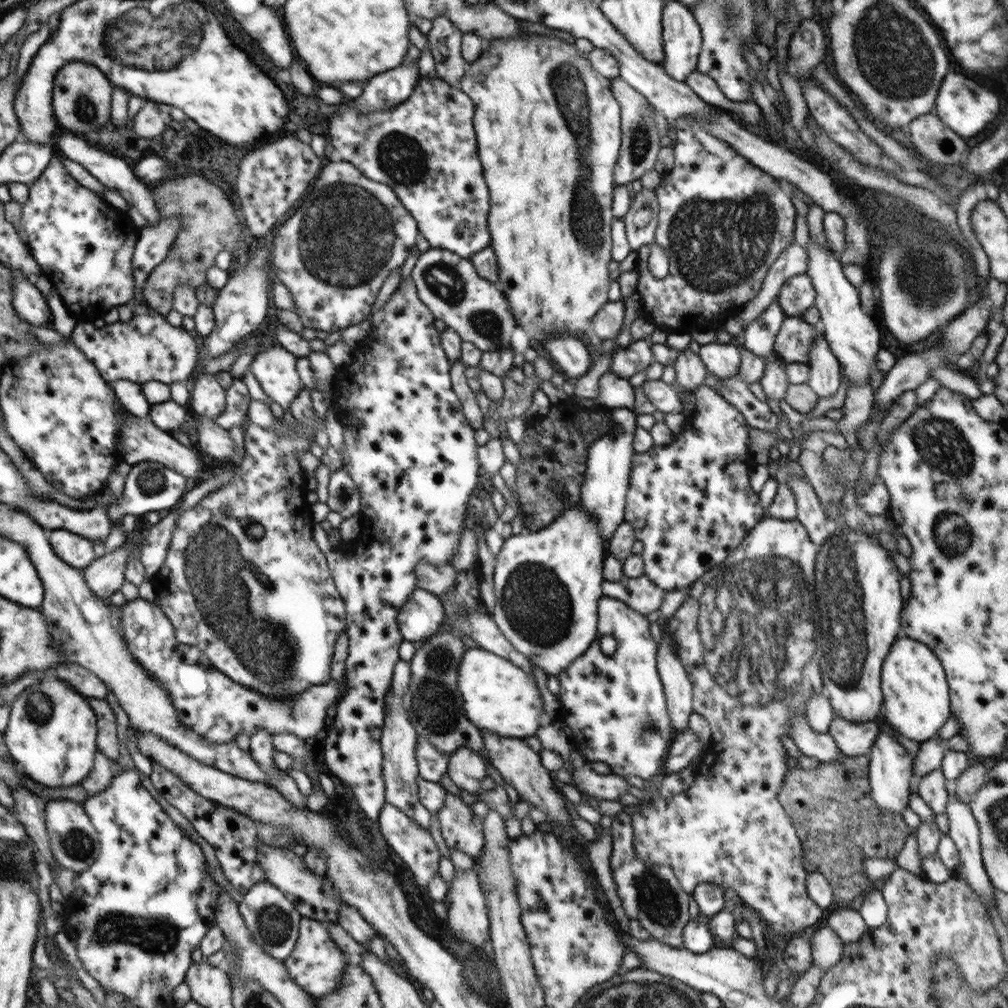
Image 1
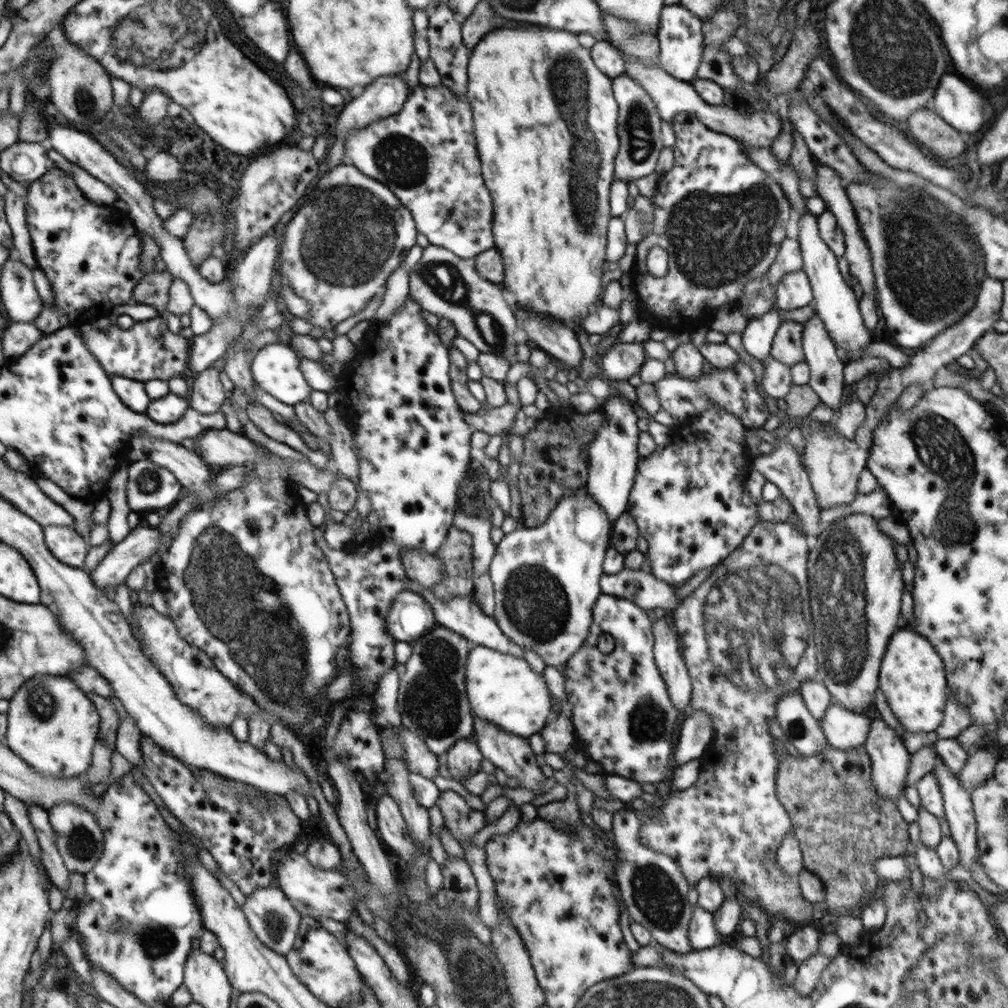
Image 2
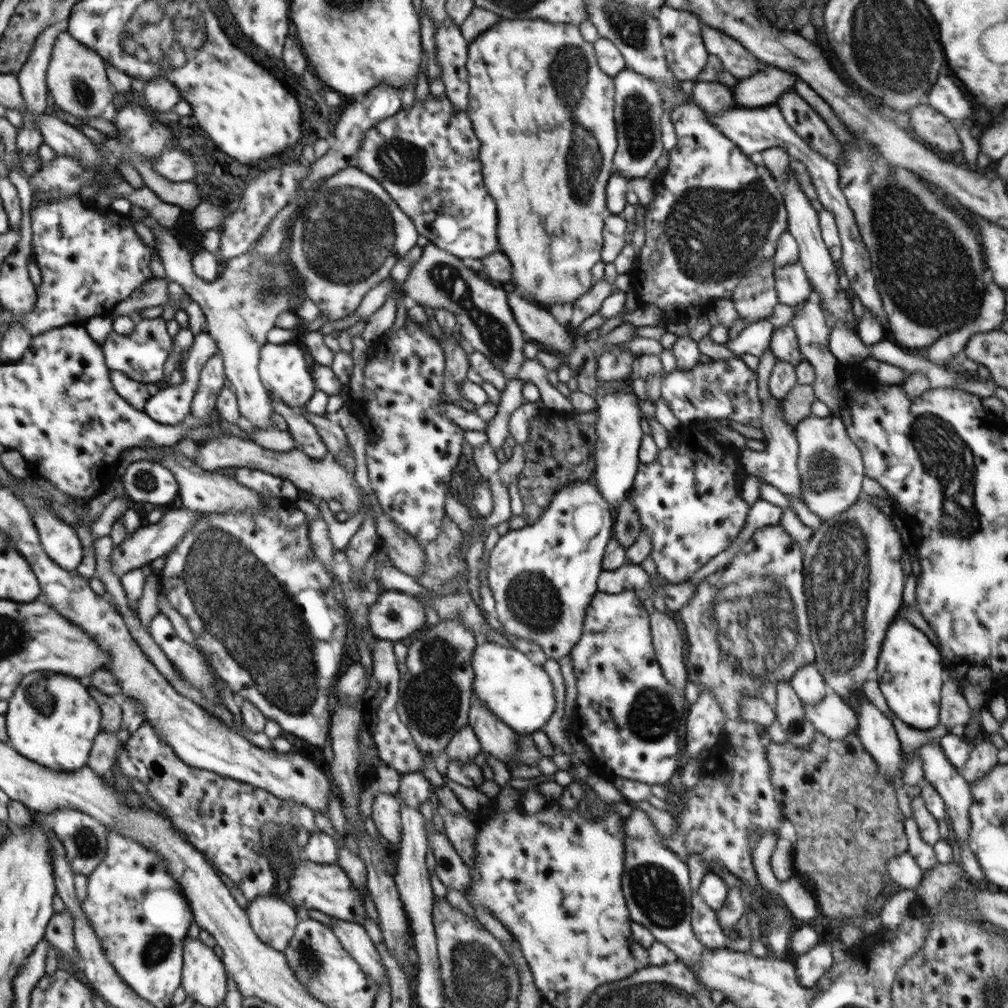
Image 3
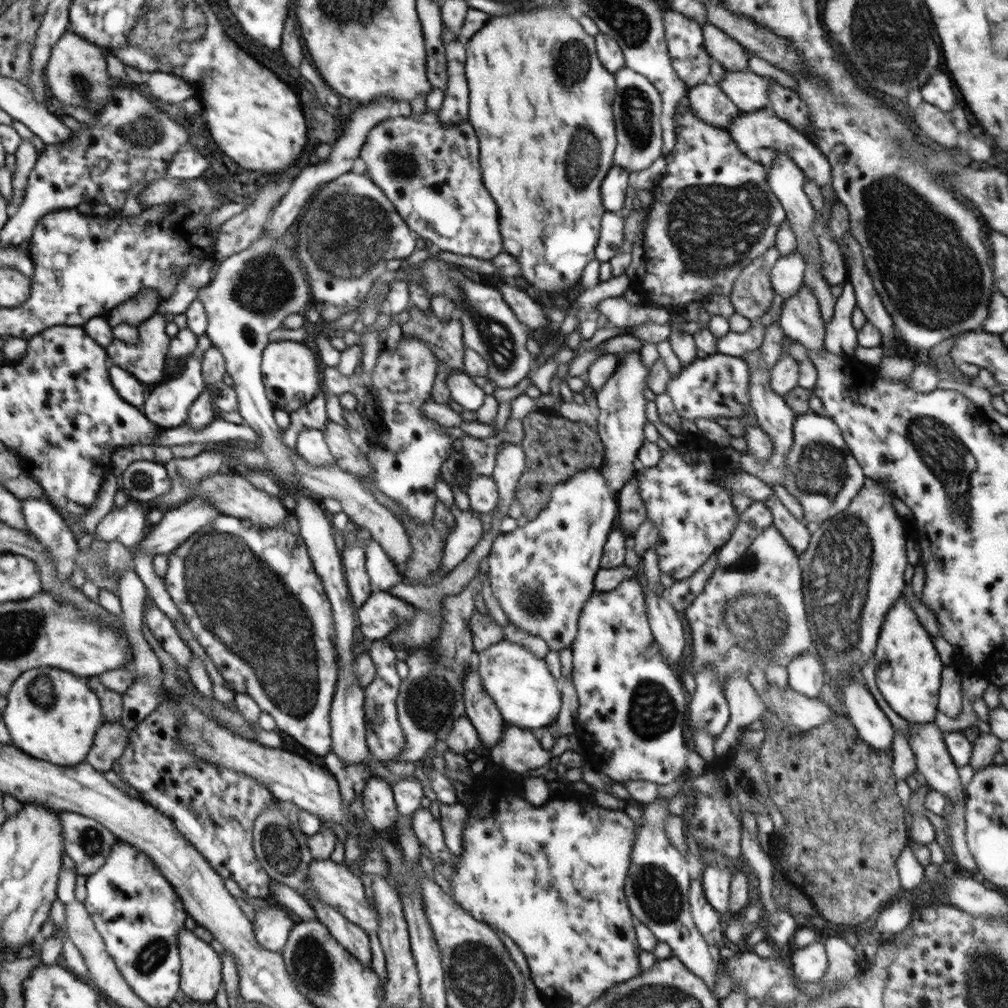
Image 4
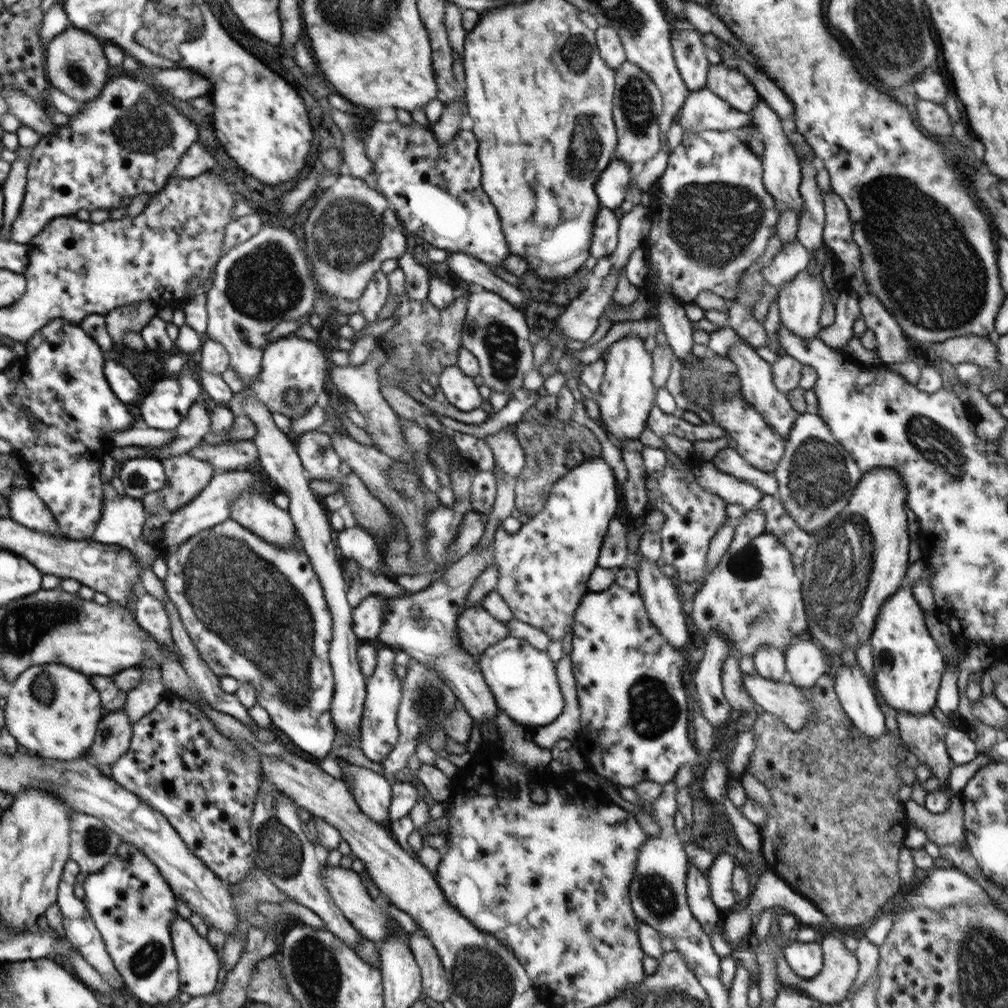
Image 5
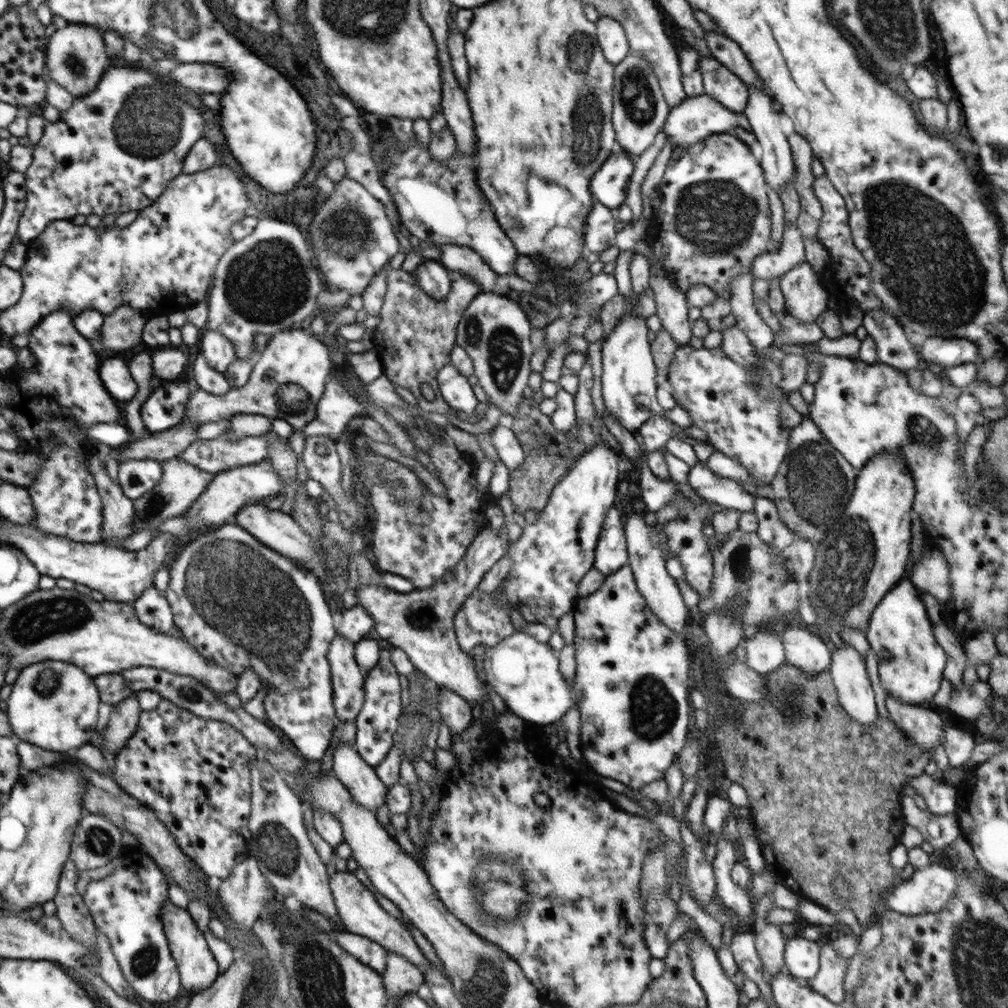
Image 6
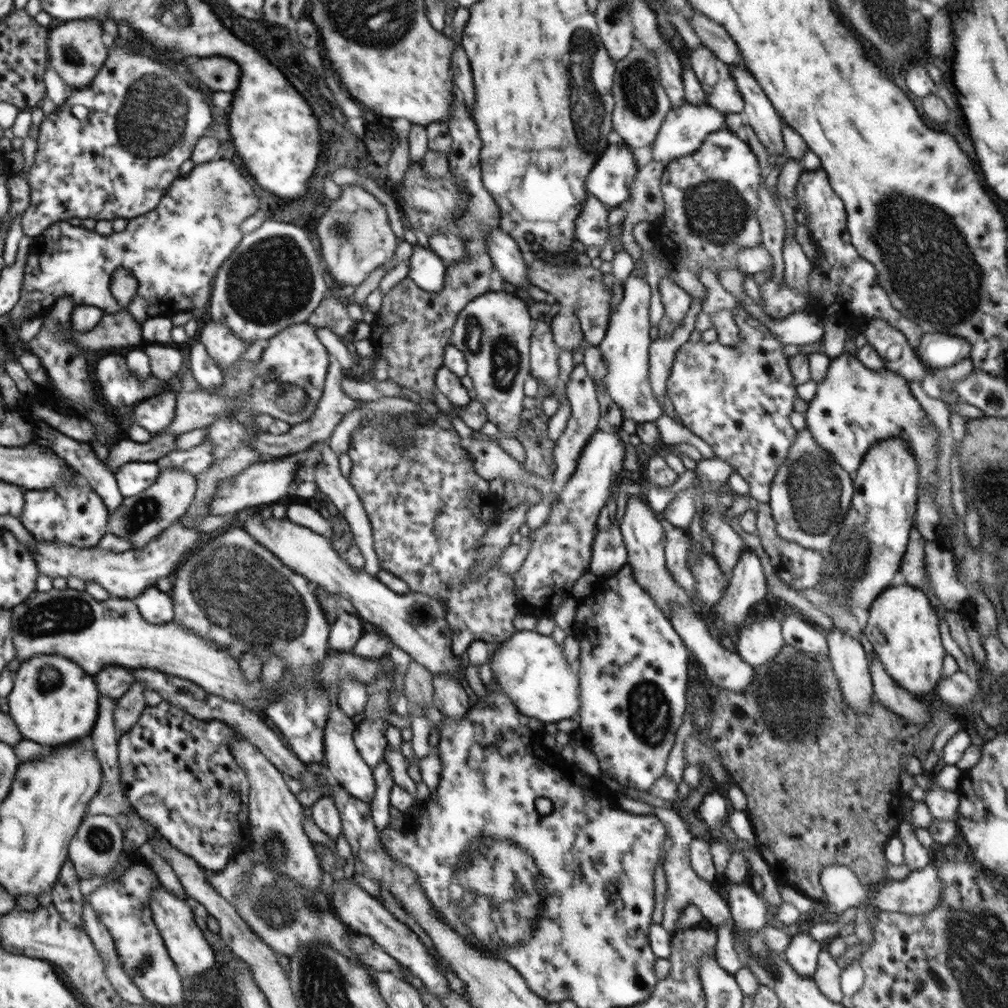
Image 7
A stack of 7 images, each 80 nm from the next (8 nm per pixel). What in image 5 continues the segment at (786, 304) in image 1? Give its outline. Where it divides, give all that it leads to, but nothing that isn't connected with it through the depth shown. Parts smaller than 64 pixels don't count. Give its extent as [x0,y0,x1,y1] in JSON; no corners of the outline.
[762,238,808,287]

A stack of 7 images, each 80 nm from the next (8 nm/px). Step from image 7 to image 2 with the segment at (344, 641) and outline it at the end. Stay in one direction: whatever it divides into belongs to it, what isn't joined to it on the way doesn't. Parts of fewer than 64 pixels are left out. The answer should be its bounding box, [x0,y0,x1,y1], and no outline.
[385,590,438,642]

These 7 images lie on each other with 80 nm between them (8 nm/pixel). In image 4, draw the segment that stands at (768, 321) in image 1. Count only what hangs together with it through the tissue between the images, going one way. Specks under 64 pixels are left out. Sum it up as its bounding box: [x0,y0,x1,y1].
[716,323,766,358]

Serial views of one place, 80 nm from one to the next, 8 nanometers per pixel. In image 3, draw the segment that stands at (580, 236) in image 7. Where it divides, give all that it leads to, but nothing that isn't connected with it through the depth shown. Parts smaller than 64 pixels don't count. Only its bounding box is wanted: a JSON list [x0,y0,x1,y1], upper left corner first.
[601,214,630,263]

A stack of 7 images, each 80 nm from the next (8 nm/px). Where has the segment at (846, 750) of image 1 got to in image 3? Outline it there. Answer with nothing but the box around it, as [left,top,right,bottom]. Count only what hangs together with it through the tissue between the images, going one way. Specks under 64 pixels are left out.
[803,691,859,742]

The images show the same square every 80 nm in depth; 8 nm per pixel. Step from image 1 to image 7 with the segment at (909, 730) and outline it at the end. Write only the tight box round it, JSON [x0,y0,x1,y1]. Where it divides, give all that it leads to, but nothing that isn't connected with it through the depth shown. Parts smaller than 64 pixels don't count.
[863,584,947,698]

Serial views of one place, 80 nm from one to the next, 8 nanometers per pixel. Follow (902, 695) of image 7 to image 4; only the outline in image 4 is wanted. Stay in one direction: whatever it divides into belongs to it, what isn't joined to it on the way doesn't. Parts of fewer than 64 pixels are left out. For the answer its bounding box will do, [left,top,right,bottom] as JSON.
[908,721,966,805]

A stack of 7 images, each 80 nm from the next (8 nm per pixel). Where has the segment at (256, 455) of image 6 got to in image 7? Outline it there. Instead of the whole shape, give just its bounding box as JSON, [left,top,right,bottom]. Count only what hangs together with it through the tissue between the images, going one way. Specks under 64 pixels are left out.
[156,378,363,476]

